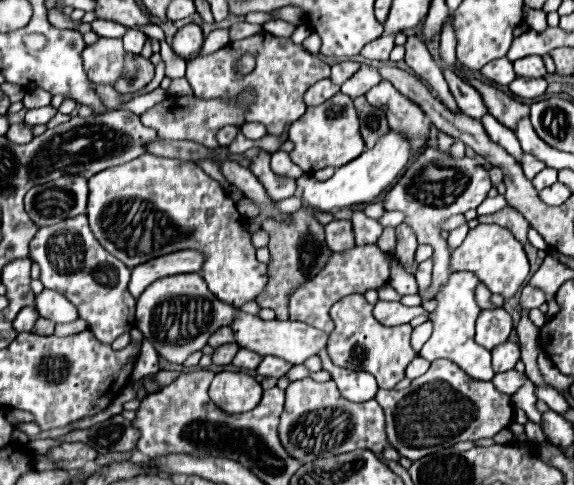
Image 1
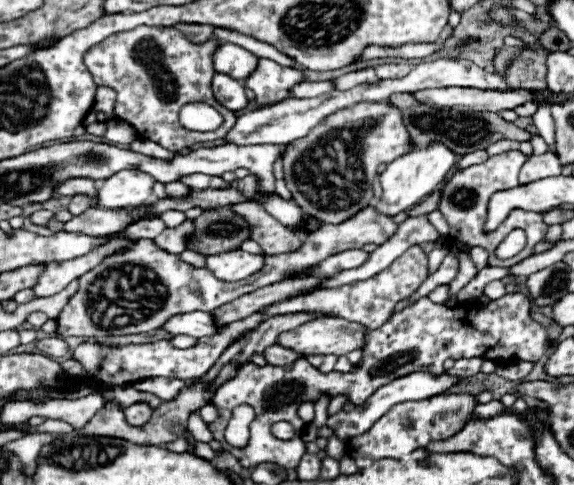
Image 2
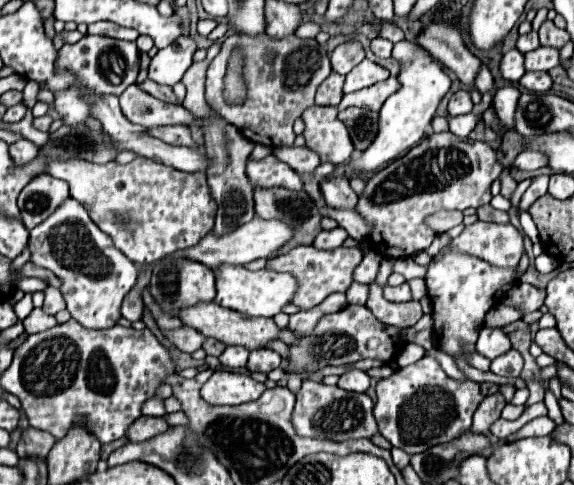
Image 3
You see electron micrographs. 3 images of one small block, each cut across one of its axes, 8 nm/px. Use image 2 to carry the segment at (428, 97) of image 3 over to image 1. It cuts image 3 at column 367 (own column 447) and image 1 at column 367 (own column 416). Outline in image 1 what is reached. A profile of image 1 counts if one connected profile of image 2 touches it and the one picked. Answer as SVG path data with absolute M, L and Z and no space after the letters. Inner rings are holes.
M388 130L372 150L366 150L356 160L344 164L334 172L334 176L326 182L316 182L312 176L302 176L298 180L298 188L302 188L302 198L308 206L320 212L338 212L340 208L356 208L374 202L378 194L392 186L396 176L404 170L410 158L410 144L408 138L396 130Z

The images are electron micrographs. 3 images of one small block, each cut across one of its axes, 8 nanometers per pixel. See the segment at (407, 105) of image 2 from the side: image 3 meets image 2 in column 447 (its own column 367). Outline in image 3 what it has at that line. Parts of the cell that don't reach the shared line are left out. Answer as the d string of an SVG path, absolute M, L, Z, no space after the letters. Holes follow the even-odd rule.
M346 108L338 114L338 118L346 124L356 150L362 152L372 144L378 132L378 112L364 108Z

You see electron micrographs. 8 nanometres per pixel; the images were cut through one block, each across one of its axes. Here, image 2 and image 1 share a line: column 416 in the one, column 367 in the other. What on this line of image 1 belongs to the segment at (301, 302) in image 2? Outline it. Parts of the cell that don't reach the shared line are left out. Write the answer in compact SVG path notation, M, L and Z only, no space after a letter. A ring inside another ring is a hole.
M354 246L348 248L344 252L334 252L328 258L328 264L324 264L324 268L308 282L296 286L290 294L290 302L288 302L288 312L290 312L290 320L296 322L304 322L310 324L322 332L332 332L334 324L330 320L330 308L332 304L336 304L340 298L348 296L348 294L364 294L370 288L380 288L382 284L388 282L390 276L390 266L386 260L386 254L382 250L378 250L378 246Z

